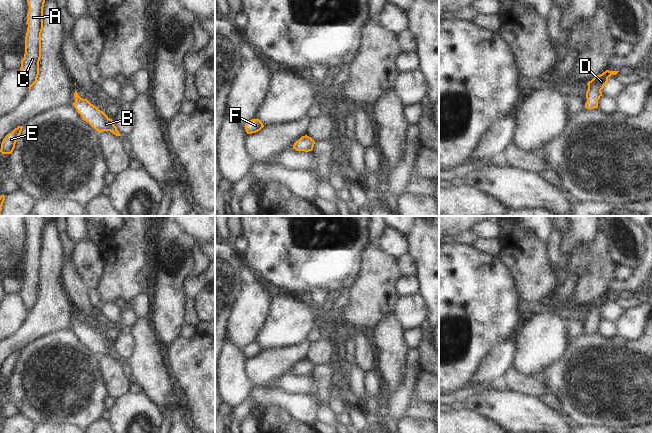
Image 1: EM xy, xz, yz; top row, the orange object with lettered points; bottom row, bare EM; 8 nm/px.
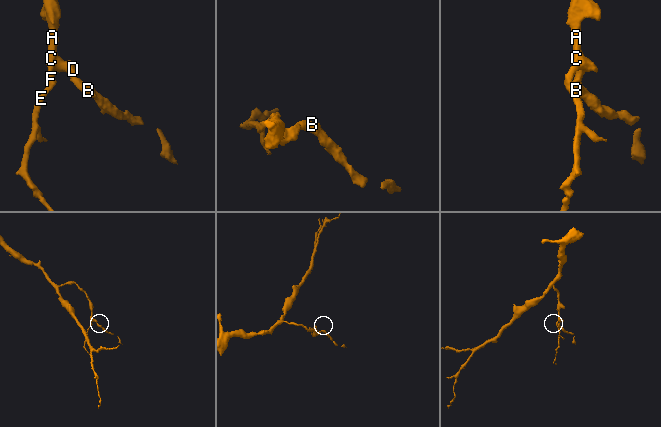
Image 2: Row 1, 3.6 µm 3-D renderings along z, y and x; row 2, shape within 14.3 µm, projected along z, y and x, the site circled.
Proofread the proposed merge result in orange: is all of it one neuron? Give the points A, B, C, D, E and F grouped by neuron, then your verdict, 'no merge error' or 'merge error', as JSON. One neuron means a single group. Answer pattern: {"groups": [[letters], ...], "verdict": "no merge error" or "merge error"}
{"groups": [["A", "B", "C", "D", "E", "F"]], "verdict": "no merge error"}

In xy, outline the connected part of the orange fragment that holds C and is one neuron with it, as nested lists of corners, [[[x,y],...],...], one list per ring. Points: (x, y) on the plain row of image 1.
[[[26,216],[29,235],[27,238],[27,257],[25,261],[25,278],[21,292],[29,314],[37,306],[39,285],[41,282],[41,257],[43,254],[43,231],[46,216]]]

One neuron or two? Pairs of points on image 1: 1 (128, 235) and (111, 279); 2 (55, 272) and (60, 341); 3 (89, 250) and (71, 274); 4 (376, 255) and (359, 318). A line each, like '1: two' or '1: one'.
1: one
2: two
3: two
4: one

